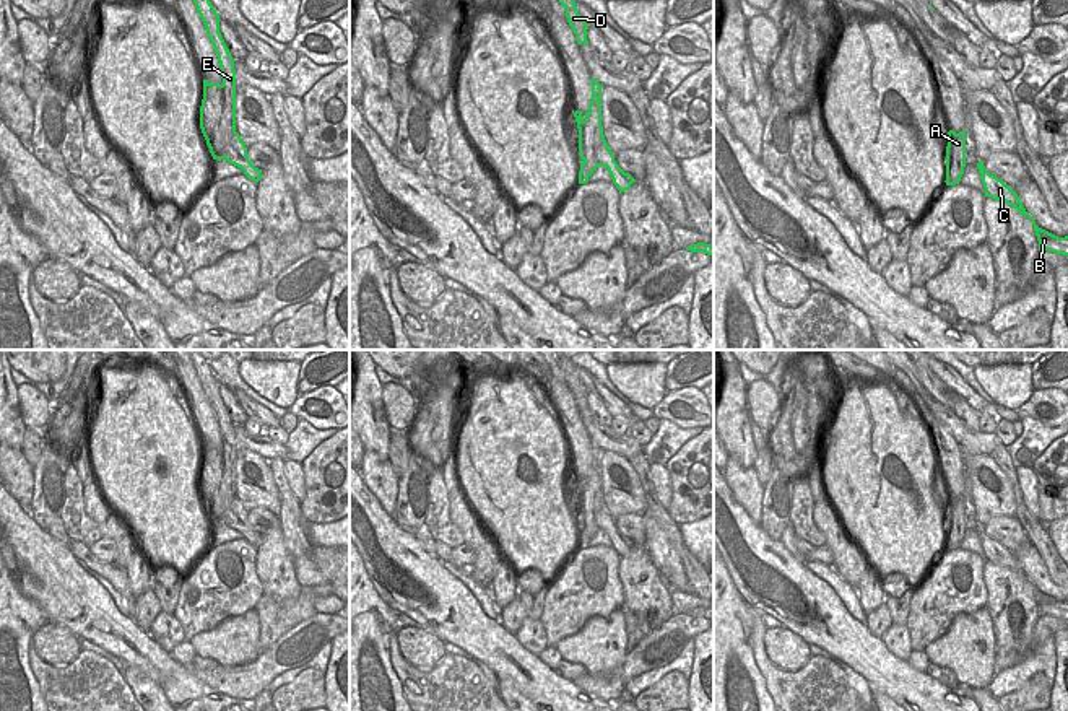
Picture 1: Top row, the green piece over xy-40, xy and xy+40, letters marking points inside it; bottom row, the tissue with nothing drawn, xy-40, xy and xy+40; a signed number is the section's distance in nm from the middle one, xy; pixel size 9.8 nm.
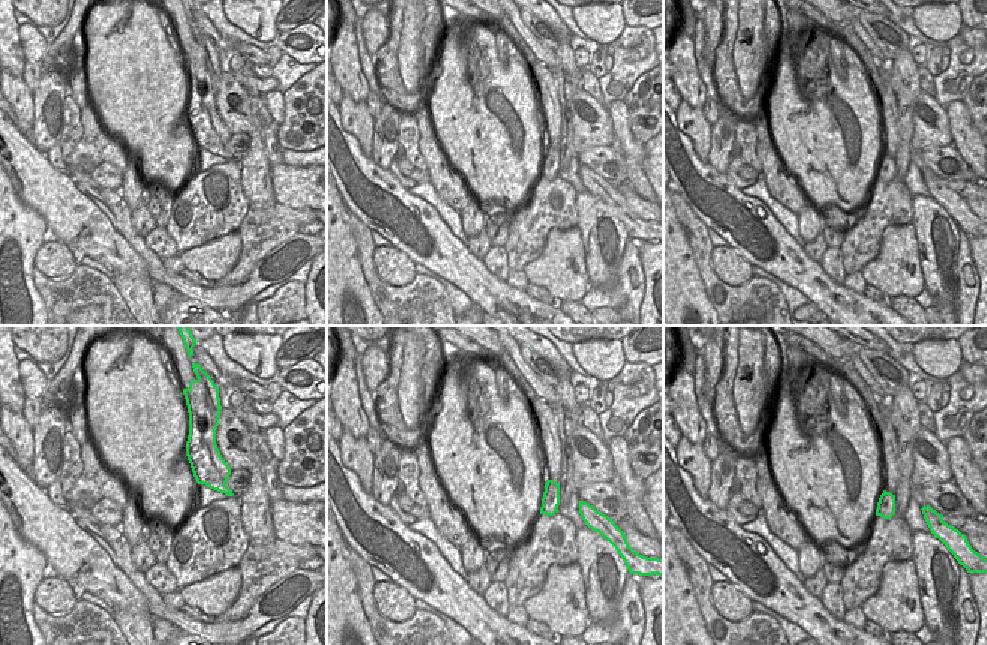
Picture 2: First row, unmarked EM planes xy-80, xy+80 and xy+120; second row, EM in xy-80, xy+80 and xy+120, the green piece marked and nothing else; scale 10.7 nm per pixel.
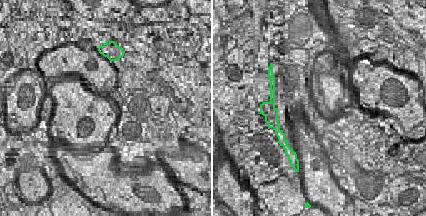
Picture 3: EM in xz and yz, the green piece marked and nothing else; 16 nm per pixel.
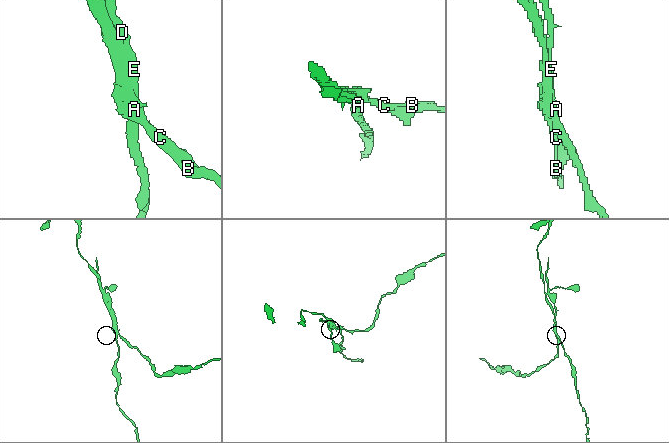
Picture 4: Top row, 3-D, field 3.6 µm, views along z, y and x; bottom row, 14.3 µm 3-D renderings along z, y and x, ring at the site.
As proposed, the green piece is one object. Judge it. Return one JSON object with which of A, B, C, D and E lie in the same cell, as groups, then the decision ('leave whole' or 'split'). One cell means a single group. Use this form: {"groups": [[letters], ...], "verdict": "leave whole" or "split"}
{"groups": [["A", "D", "E"], ["B", "C"]], "verdict": "split"}

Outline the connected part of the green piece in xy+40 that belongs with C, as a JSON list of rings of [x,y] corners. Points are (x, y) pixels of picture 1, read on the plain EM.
[[[983,526],[982,527],[977,527],[977,534],[979,534],[979,539],[980,539],[980,543],[982,543],[982,548],[983,548],[983,553],[985,553],[985,561],[990,561],[993,565],[998,565],[998,566],[1005,566],[1008,569],[1011,569],[1013,573],[1018,574],[1019,579],[1024,579],[1031,584],[1031,587],[1034,589],[1034,595],[1035,595],[1035,600],[1037,600],[1037,605],[1039,605],[1039,615],[1050,615],[1050,617],[1055,617],[1055,618],[1061,618],[1061,620],[1068,620],[1068,600],[1065,602],[1058,602],[1042,592],[1039,592],[1034,586],[1034,582],[1026,576],[1022,566],[1019,565],[1018,558],[1013,555],[1013,552],[1006,550],[1001,543],[998,543],[996,540],[990,539],[985,530],[983,530]]]

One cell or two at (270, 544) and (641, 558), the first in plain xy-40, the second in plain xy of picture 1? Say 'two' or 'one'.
one

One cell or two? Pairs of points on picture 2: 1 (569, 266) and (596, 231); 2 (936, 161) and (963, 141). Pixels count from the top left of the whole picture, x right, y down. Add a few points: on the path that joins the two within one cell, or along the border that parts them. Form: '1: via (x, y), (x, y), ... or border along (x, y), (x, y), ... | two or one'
1: border along (576, 225), (581, 234), (584, 266), (590, 282) | two
2: border along (953, 144), (971, 170) | two

